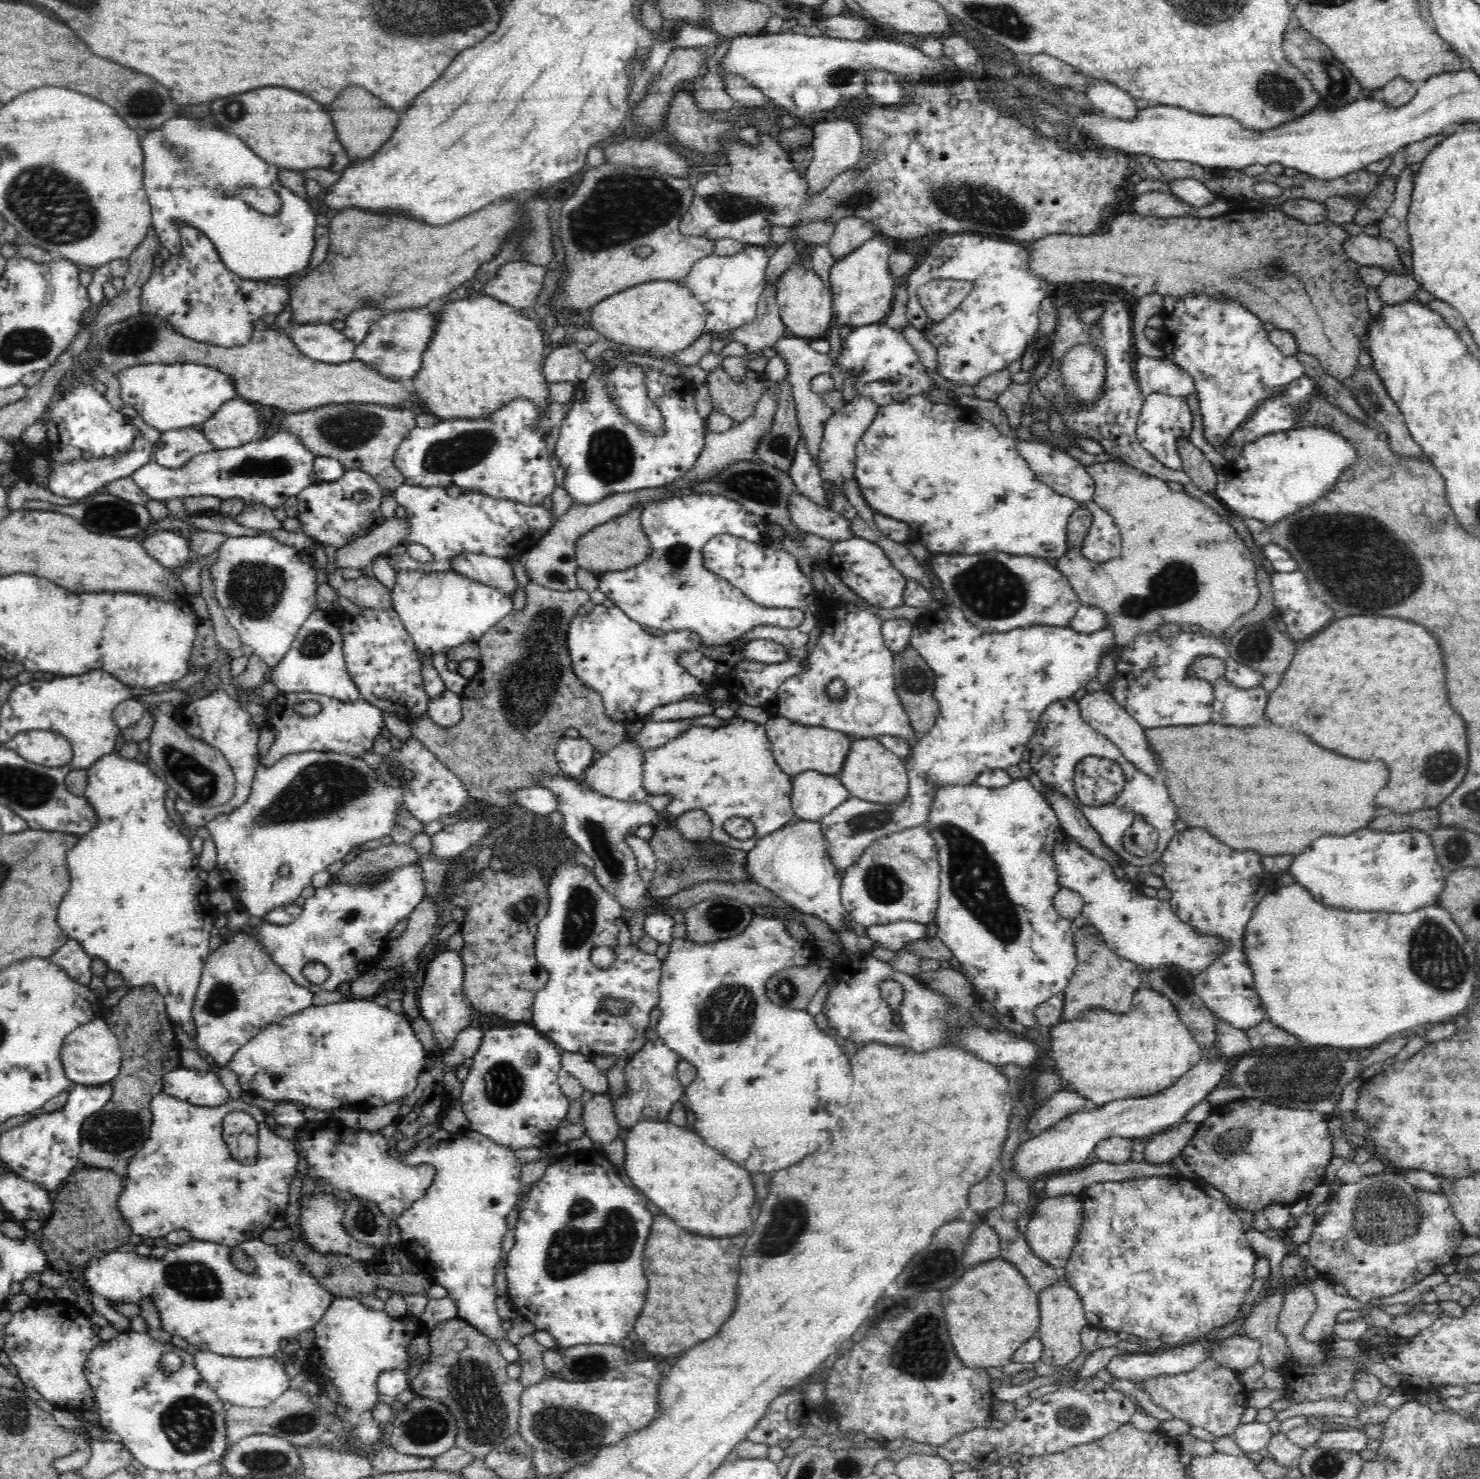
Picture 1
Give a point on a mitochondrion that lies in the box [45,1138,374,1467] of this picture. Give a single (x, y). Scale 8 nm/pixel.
(189, 1423)

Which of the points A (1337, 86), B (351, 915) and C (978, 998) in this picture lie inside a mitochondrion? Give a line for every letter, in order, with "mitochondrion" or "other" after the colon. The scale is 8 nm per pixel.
A: mitochondrion
B: mitochondrion
C: other

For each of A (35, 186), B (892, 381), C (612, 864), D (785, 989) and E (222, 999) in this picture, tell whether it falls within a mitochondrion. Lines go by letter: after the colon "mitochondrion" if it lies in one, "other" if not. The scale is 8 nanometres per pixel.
A: mitochondrion
B: mitochondrion
C: mitochondrion
D: mitochondrion
E: mitochondrion

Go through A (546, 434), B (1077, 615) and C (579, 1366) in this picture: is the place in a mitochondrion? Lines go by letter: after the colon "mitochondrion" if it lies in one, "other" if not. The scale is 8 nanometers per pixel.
A: other
B: other
C: mitochondrion

